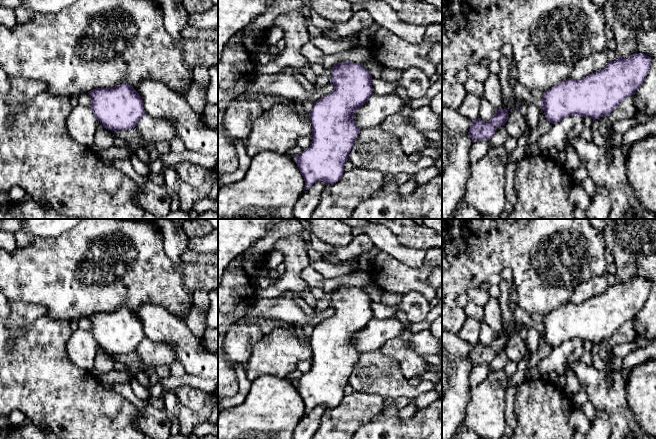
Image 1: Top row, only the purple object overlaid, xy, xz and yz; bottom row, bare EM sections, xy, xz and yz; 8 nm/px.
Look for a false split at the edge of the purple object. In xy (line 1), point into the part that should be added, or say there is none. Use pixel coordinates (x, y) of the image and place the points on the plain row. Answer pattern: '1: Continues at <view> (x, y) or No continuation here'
1: No continuation here

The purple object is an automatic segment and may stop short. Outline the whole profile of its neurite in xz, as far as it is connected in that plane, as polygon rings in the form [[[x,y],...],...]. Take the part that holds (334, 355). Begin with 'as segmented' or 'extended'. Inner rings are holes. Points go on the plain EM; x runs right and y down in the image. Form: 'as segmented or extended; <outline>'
as segmented; [[[342,285],[331,291],[330,307],[334,309],[334,315],[314,327],[309,337],[312,348],[311,369],[294,382],[305,405],[304,415],[316,406],[323,405],[327,410],[341,403],[344,389],[361,354],[355,348],[353,338],[373,318],[371,304],[370,296],[362,287]]]

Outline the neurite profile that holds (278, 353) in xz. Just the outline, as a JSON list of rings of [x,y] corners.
[[[275,329],[264,334],[254,346],[246,364],[249,380],[262,375],[285,378],[295,371],[300,361],[312,358],[309,337],[294,329]]]

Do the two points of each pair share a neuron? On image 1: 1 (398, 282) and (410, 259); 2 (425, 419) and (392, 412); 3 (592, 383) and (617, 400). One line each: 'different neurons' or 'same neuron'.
1: different neurons
2: same neuron
3: same neuron

